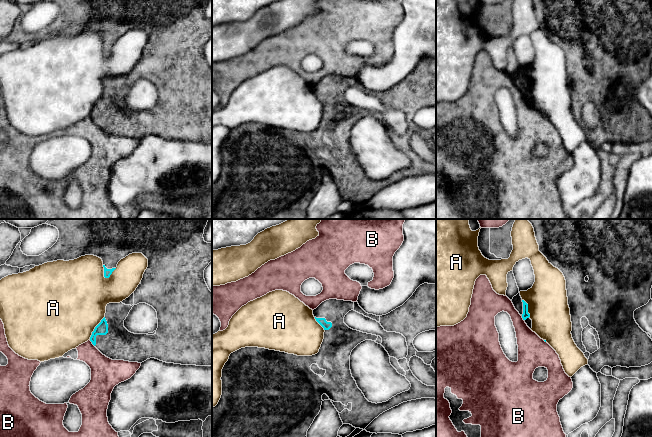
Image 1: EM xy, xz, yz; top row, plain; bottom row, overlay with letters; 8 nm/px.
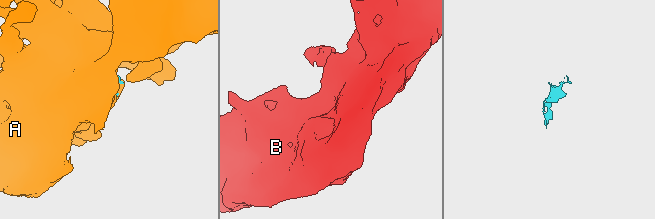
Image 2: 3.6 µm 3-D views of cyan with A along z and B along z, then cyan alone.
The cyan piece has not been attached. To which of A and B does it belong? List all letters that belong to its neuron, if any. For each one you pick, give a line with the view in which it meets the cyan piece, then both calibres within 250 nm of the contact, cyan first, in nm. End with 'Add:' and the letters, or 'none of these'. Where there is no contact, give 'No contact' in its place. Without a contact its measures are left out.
Add: none of these

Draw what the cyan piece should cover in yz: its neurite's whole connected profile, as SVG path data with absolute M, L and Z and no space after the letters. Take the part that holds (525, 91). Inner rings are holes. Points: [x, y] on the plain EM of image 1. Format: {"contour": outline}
{"contour": "M520 69L513 73L511 76L515 85L522 92L523 96L527 100L527 102L532 104L532 96L529 94L530 90L528 89L528 80L521 74Z"}

